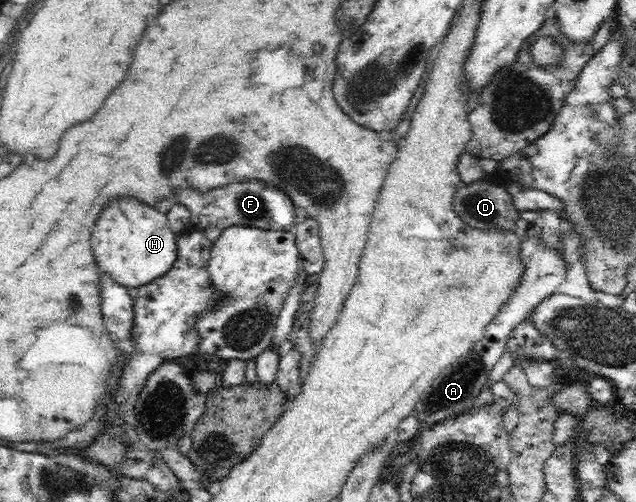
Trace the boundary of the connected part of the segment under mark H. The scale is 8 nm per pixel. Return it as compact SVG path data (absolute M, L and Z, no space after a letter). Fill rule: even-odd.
M119 197L109 201L101 219L97 219L91 247L105 274L109 273L120 285L141 287L168 271L176 259L178 245L166 214L141 201L131 201L131 197Z

